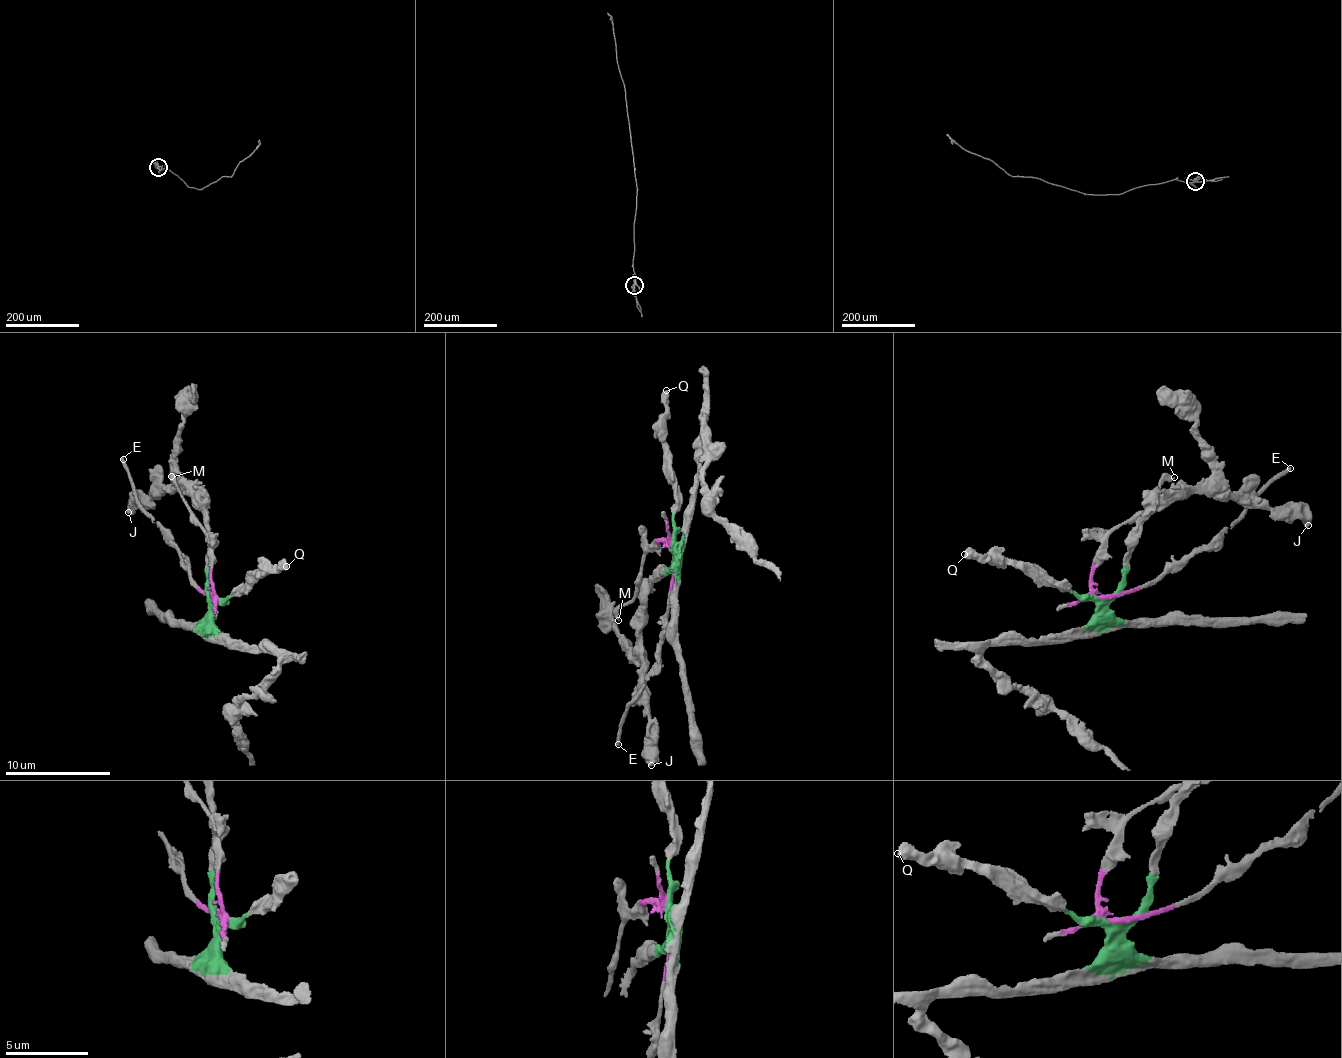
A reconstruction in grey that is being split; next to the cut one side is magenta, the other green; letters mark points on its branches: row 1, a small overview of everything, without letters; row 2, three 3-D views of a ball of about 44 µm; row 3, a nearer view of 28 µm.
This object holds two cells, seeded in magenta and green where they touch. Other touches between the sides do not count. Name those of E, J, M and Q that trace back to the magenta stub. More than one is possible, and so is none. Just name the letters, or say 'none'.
E, M

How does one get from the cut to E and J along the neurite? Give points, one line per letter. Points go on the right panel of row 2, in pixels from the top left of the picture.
E: (1104, 596), (1143, 589), (1167, 572), (1177, 572), (1196, 552), (1213, 549), (1248, 506), (1291, 468)
J: (1104, 596), (1122, 580), (1130, 536), (1151, 514), (1191, 493), (1239, 493), (1268, 507), (1290, 506), (1307, 525)

